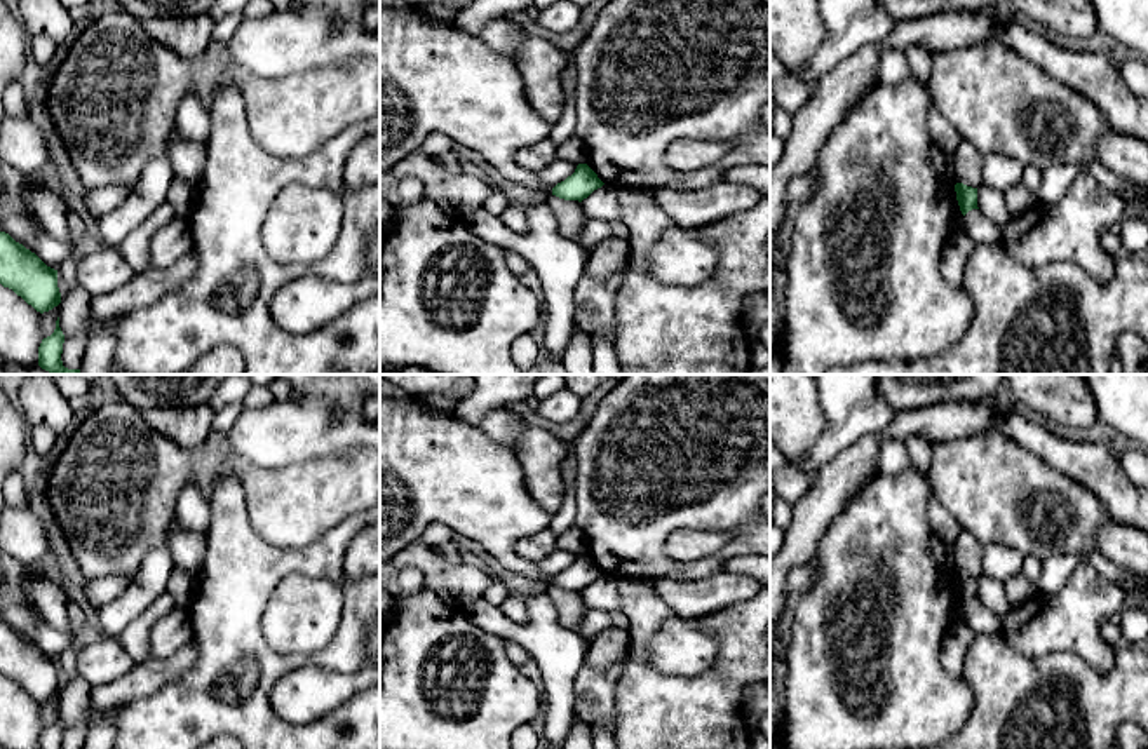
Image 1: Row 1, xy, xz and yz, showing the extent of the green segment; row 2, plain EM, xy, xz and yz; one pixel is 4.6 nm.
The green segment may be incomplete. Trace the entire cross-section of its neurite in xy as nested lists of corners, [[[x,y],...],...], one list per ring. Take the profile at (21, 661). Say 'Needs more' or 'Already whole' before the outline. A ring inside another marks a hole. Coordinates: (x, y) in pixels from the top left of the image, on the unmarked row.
Already whole. [[[0,622],[0,674],[40,704],[61,693],[57,660],[47,657],[5,622]]]

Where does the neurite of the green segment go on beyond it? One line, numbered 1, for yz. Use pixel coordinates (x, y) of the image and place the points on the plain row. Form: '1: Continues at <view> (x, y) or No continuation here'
1: No continuation here

